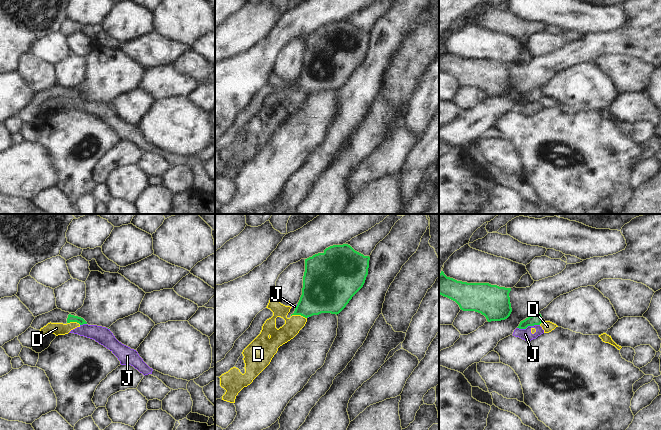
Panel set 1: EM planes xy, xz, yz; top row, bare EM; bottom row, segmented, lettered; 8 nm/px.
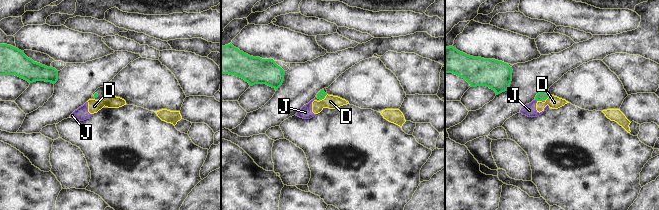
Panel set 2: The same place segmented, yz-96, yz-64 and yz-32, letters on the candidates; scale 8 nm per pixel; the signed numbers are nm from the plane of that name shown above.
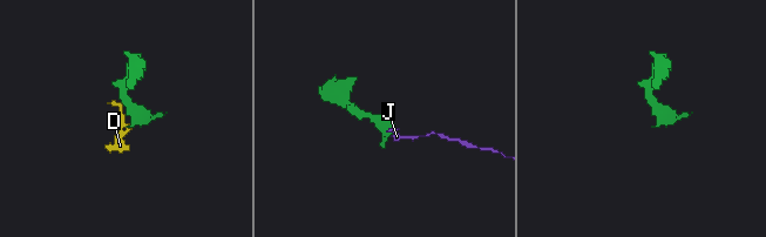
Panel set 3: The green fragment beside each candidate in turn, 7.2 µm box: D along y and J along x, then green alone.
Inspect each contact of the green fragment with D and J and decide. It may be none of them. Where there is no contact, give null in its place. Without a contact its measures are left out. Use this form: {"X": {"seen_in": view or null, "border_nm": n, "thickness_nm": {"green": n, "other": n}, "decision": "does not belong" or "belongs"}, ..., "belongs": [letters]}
{"D": {"seen_in": "xz", "border_nm": 130, "thickness_nm": {"green": 320, "other": 140}, "decision": "does not belong"}, "J": {"seen_in": "yz", "border_nm": 190, "thickness_nm": {"green": 100, "other": 90}, "decision": "does not belong"}, "belongs": []}

